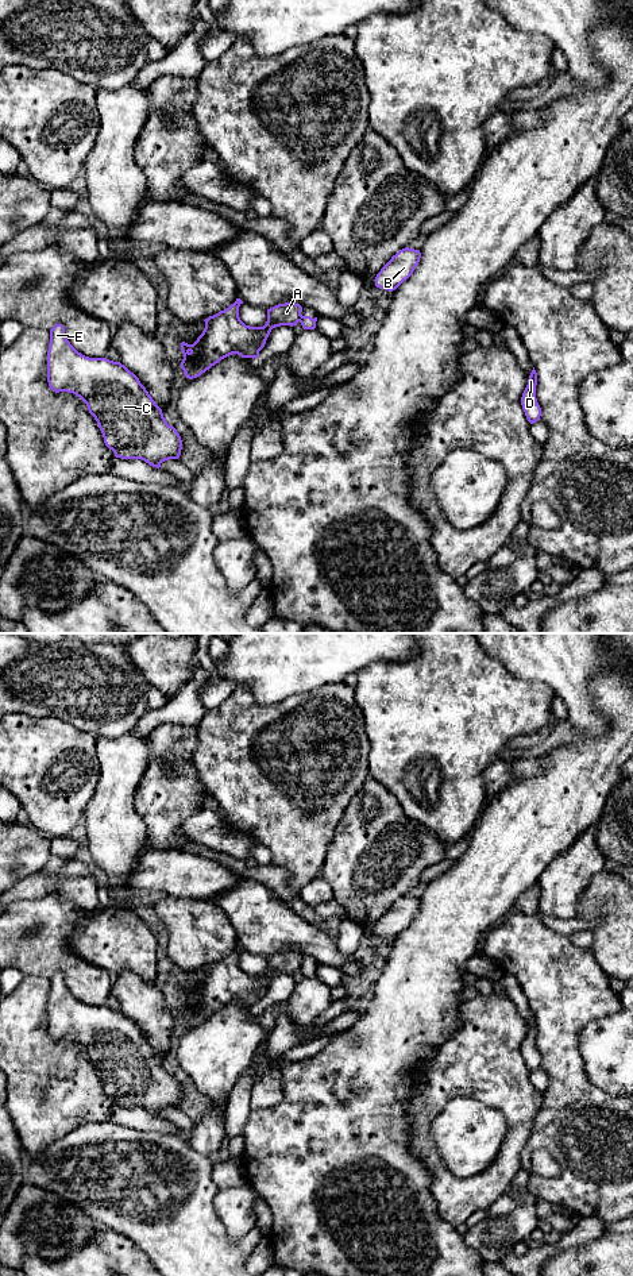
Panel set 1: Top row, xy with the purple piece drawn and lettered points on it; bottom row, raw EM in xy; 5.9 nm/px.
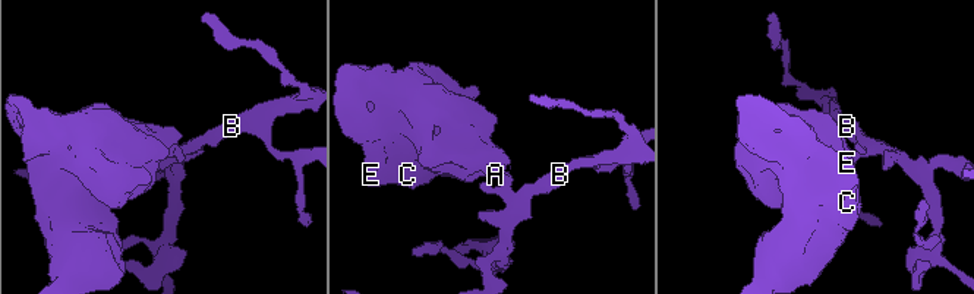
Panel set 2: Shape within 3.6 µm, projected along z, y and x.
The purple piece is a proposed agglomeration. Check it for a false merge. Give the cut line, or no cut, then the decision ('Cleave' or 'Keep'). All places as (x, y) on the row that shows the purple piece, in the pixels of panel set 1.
Split along xy (301, 315), (298, 320). Cleave

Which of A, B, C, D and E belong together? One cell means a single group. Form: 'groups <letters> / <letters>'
groups A C E / B D

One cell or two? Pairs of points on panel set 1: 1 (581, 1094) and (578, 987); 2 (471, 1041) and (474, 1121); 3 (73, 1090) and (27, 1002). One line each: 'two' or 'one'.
1: one
2: two
3: one

